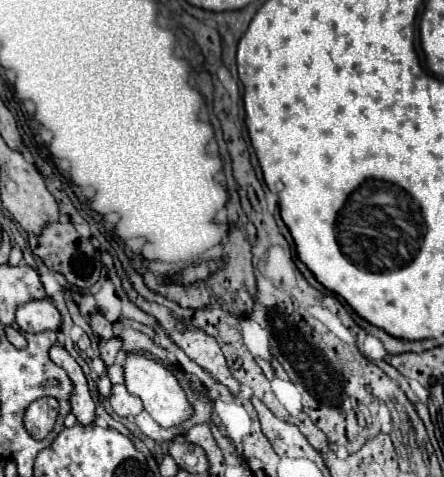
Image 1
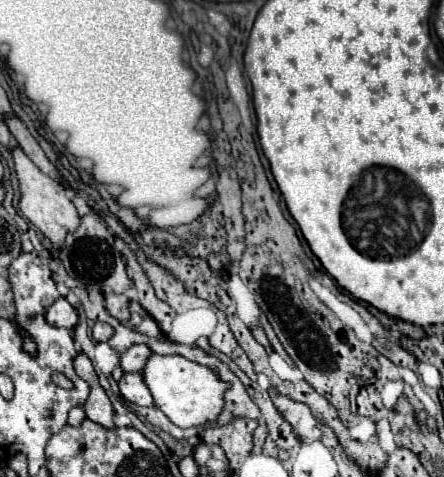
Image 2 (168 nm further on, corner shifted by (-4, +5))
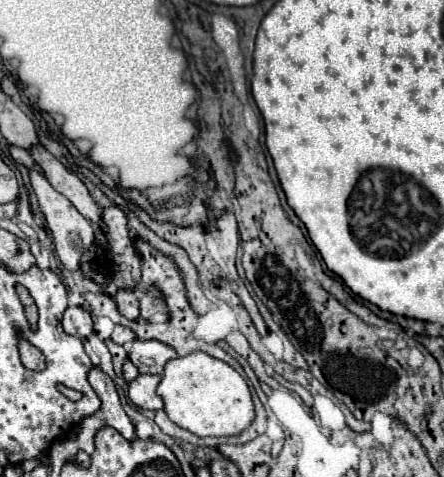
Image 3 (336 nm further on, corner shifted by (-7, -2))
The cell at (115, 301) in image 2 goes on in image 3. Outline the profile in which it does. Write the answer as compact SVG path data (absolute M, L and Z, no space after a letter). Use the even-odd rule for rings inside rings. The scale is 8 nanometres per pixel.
M121 289L115 297L119 311L127 317L127 319L137 319L139 317L139 299L135 295L135 291L131 289Z

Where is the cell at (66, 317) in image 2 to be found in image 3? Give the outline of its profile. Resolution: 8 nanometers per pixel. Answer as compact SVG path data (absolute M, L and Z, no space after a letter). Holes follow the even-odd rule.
M69 307L63 315L63 329L75 337L89 337L93 329L93 317L83 307Z

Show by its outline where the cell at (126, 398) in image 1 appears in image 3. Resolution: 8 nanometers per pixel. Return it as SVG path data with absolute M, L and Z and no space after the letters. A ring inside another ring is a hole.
M139 375L129 383L129 399L141 409L163 409L163 399L155 393L161 375Z

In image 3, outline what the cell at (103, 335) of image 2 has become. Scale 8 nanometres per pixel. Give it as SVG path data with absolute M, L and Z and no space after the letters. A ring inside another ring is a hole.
M115 325L115 331L113 331L111 339L113 339L115 343L127 343L127 341L133 341L133 339L135 339L135 333L133 333L131 329L123 327L123 325Z

